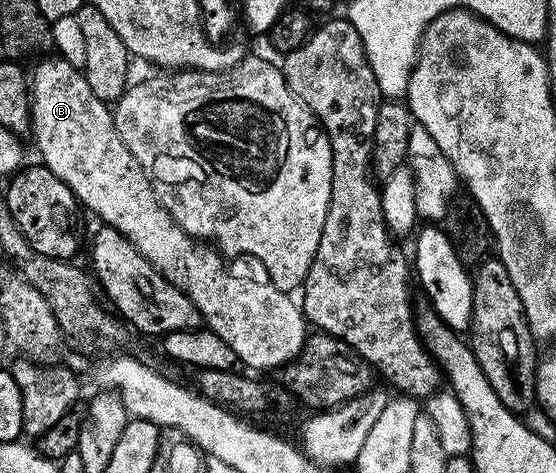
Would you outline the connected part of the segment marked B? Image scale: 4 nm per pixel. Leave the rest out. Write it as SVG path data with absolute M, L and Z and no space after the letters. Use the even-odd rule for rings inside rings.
M45 56L42 57L41 63L33 70L33 78L31 74L31 81L29 82L29 93L31 95L29 99L29 120L31 123L31 139L37 145L37 150L41 153L40 161L46 166L51 172L55 172L55 176L59 176L59 180L63 180L63 184L67 184L67 188L71 188L71 192L77 197L78 203L82 207L85 206L89 210L94 210L102 219L100 220L104 225L113 226L124 238L131 244L135 244L135 248L140 252L143 257L150 262L153 267L162 274L163 277L172 284L172 286L177 286L188 296L190 300L195 304L195 308L199 308L201 317L203 319L204 325L219 336L219 340L224 340L228 346L231 347L231 352L235 352L238 363L243 367L250 366L253 370L273 370L278 366L278 368L284 367L286 364L293 361L297 357L297 353L304 348L305 339L307 337L307 319L298 303L293 302L286 291L275 288L275 284L269 281L268 277L260 276L261 278L244 278L241 274L236 274L233 270L228 270L225 267L226 259L222 257L220 253L212 245L206 244L204 241L192 238L188 232L182 226L178 226L174 222L172 216L165 210L164 206L157 201L157 196L153 192L153 183L150 182L149 177L146 176L145 170L140 166L135 160L133 153L127 148L127 144L123 144L123 140L119 136L119 132L115 128L113 123L113 111L110 109L105 102L95 96L95 93L91 90L90 85L85 79L84 74L78 67L67 64L67 60L63 60L60 56Z

